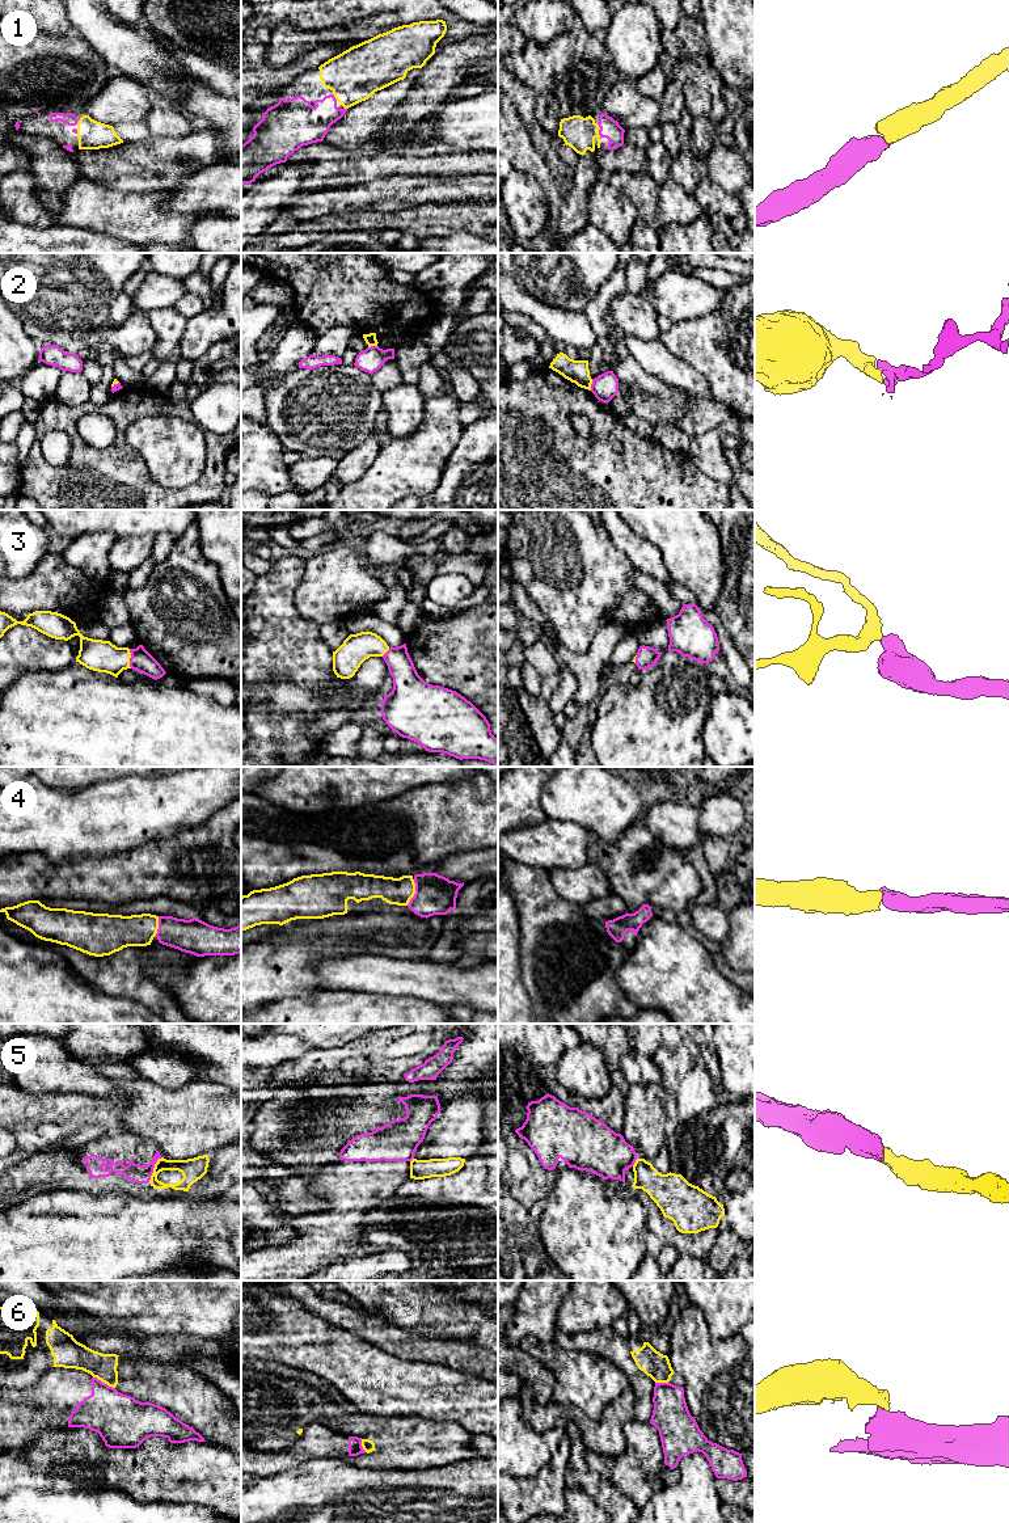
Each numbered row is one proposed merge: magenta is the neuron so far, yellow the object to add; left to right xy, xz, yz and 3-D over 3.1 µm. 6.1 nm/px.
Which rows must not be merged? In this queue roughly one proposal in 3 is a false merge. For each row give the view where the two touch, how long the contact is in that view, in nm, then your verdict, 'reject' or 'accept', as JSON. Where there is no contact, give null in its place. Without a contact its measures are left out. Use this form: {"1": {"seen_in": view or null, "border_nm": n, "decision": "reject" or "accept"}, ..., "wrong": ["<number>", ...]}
{"1": {"seen_in": "yz", "border_nm": 100, "decision": "accept"}, "2": {"seen_in": "yz", "border_nm": 70, "decision": "reject"}, "3": {"seen_in": "xy", "border_nm": 120, "decision": "accept"}, "4": {"seen_in": "xz", "border_nm": 170, "decision": "accept"}, "5": {"seen_in": "xy", "border_nm": 170, "decision": "reject"}, "6": {"seen_in": "xy", "border_nm": 150, "decision": "reject"}, "wrong": ["2", "5", "6"]}

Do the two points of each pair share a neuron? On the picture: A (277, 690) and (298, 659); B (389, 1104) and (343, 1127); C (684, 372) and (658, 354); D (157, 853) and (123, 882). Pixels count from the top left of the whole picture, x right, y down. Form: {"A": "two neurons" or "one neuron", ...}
{"A": "two neurons", "B": "one neuron", "C": "one neuron", "D": "one neuron"}

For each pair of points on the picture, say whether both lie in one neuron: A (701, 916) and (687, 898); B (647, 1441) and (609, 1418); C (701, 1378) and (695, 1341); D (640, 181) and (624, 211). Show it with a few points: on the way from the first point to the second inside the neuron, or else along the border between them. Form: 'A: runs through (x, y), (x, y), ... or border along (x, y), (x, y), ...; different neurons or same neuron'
A: border along (695, 903), (689, 907); different neurons
B: border along (633, 1418), (625, 1426), (625, 1450), (612, 1455); different neurons
C: runs through (701, 1368), (701, 1350); same neuron
D: border along (606, 180), (632, 202), (638, 215); different neurons

